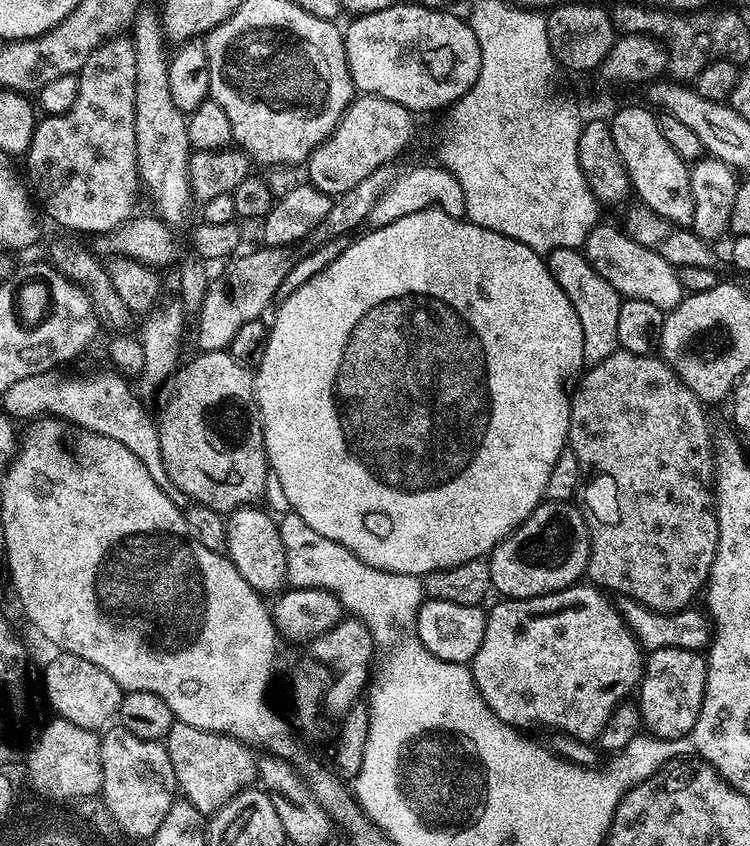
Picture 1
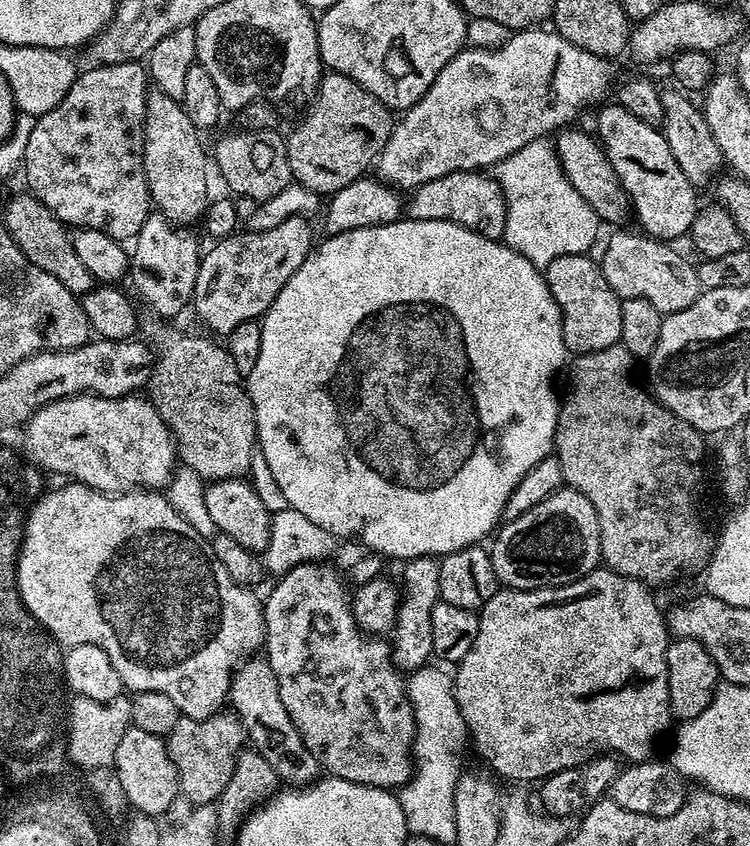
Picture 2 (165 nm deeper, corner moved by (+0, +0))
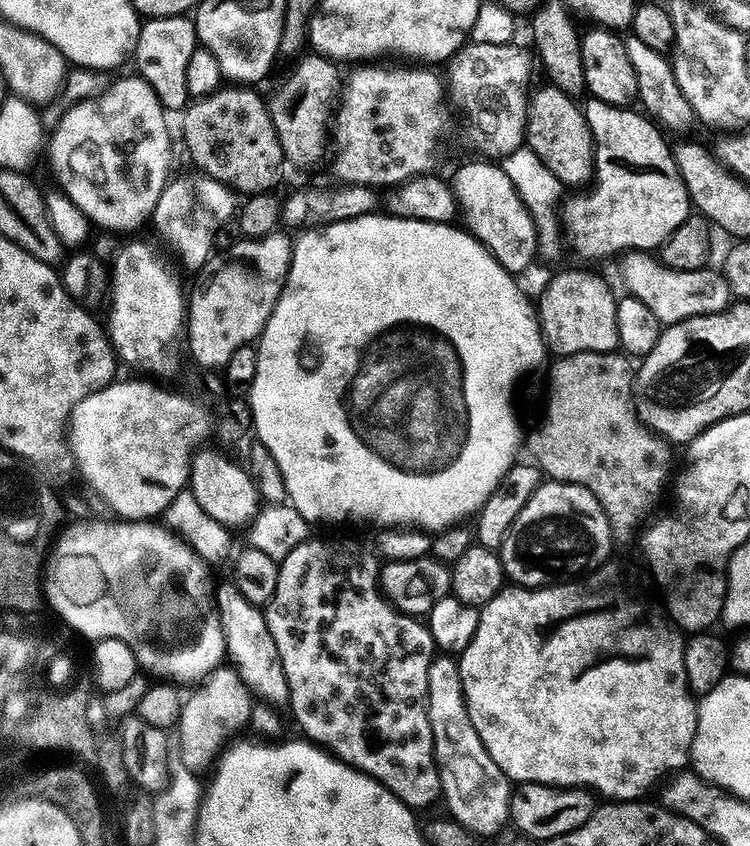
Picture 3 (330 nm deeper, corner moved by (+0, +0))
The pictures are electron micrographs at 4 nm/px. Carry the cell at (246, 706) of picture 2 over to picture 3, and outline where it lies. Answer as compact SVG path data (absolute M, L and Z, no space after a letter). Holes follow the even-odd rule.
M232 582L215 585L214 611L220 620L227 659L247 688L252 689L261 701L275 706L287 705L288 687L286 674L282 670L282 658L278 658L278 646L274 646L274 638L270 638L263 611L246 602Z

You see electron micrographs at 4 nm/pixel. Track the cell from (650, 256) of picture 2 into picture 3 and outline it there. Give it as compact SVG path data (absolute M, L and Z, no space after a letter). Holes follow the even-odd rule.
M644 250L623 253L619 261L620 276L628 287L625 289L634 298L646 302L646 306L650 306L650 310L654 310L654 315L660 319L661 325L677 324L695 316L723 312L729 307L728 300L733 299L732 291L719 271L711 272L711 267L705 266L698 270L676 272L673 268L661 266L653 257L652 261L648 256L651 255Z

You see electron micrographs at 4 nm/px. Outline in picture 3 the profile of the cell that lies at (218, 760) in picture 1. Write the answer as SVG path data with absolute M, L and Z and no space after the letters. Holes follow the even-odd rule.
M221 666L209 674L197 692L187 693L180 705L180 752L178 759L186 767L201 770L213 763L225 746L237 735L239 728L247 729L254 703L254 693L231 666Z

